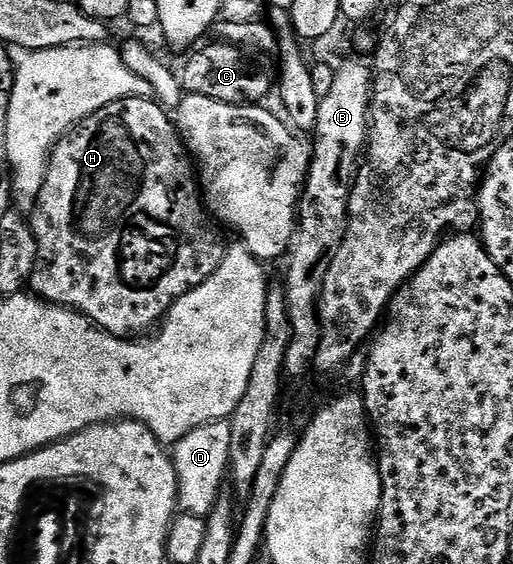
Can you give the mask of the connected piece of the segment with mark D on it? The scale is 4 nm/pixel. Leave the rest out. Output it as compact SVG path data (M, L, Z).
M228 420L207 423L203 427L195 427L183 439L179 439L171 446L171 456L175 475L177 476L177 503L180 512L190 513L196 517L208 517L218 497L222 494L221 483L225 483L229 467L229 451L231 449L231 427Z

